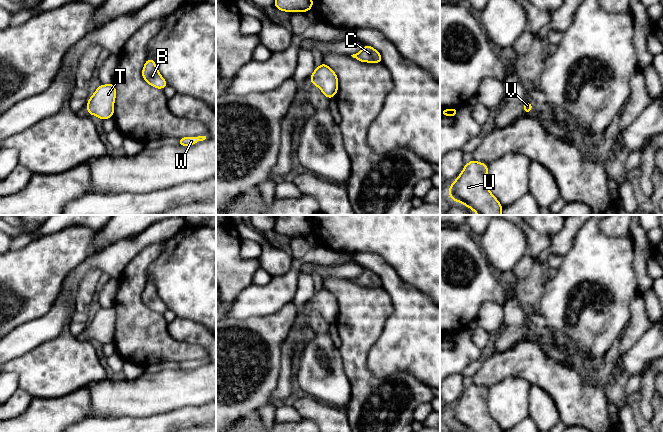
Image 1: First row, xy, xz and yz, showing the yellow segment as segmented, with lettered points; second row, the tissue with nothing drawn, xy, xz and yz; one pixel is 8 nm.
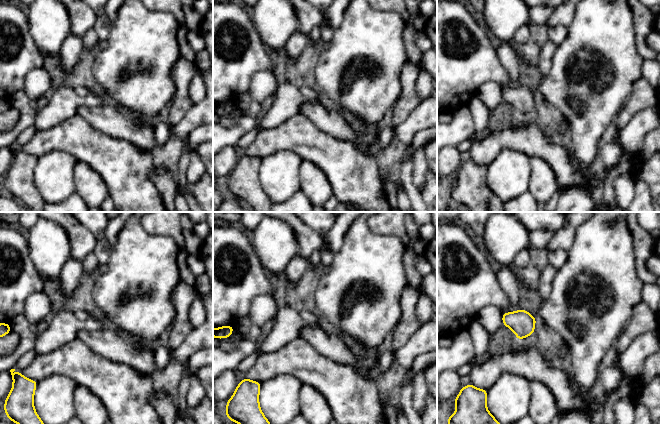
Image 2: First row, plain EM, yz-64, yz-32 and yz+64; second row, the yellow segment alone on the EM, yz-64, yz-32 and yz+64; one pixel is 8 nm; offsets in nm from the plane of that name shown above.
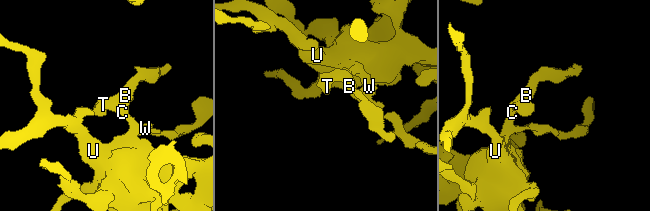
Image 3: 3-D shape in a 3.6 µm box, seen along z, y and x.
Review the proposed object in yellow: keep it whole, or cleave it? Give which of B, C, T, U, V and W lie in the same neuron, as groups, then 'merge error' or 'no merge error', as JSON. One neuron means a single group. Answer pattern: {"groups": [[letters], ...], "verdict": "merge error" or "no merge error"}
{"groups": [["B", "C", "T", "U", "V", "W"]], "verdict": "no merge error"}

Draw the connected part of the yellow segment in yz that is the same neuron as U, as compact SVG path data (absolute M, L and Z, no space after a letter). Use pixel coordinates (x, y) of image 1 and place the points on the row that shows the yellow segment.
M471 160L449 186L452 200L464 204L477 215L502 215L503 206L487 184L488 165Z

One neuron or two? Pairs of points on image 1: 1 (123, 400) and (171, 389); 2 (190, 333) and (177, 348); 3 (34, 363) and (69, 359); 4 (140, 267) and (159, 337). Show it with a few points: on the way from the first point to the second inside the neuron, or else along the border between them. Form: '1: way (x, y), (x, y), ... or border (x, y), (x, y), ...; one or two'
1: way (135, 398), (159, 392); one
2: border (166, 325), (167, 331), (175, 339), (205, 348); two
3: way (43, 363), (60, 363); one
4: way (135, 284), (135, 313), (142, 320); one

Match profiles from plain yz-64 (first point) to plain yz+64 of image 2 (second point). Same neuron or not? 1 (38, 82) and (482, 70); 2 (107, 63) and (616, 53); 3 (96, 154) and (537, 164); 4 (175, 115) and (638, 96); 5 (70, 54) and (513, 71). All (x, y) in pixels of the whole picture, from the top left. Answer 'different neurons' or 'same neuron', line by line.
1: different neurons
2: same neuron
3: different neurons
4: same neuron
5: different neurons

